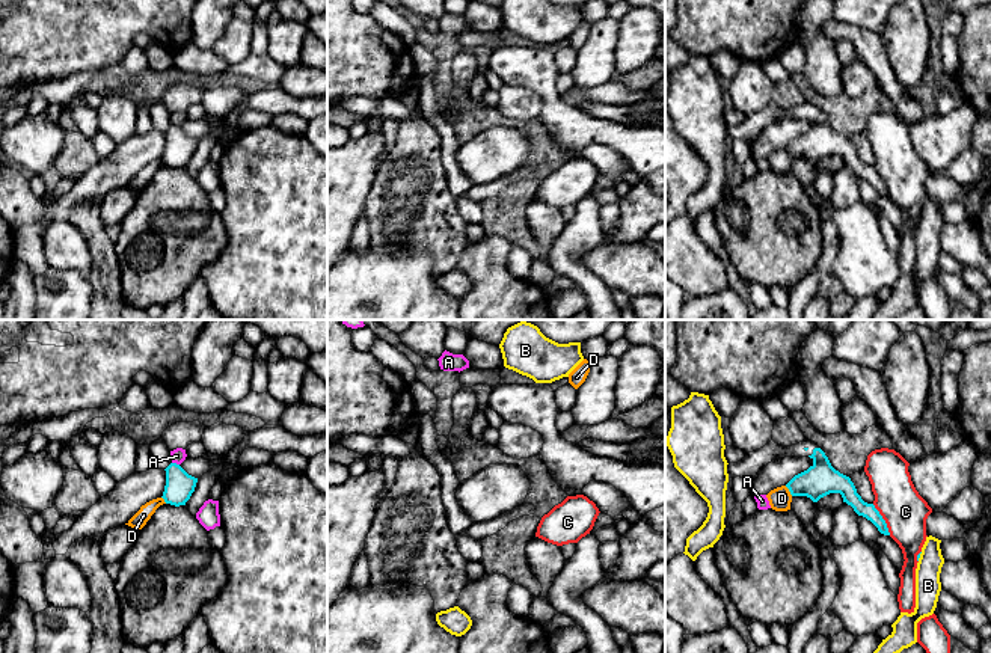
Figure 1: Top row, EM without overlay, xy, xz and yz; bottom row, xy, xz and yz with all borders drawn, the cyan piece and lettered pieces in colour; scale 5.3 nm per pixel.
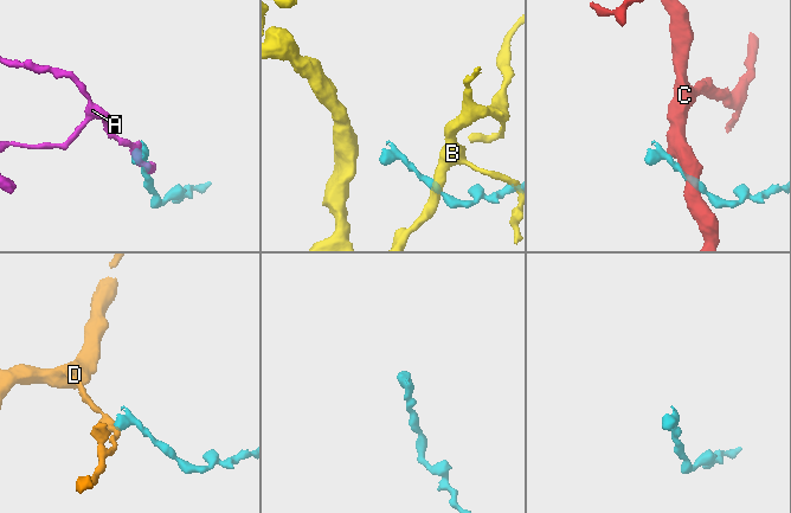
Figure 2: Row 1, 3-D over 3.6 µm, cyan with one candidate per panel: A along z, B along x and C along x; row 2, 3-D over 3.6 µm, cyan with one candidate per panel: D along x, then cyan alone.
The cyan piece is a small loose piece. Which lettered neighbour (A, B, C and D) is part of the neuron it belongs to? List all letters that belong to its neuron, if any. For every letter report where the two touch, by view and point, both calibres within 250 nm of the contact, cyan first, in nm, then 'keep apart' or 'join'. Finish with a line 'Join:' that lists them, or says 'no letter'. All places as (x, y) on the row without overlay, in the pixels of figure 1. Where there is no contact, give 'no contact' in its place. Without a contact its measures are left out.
A: contact xy (175, 125); calibres 150 and 80 nm; keep apart
B: contact yz (919, 219); calibres 20 and 140 nm; keep apart
C: contact yz (883, 181); calibres 90 and 240 nm; keep apart
D: contact yz (789, 153); calibres 180 and 120 nm; keep apart
Join: no letter

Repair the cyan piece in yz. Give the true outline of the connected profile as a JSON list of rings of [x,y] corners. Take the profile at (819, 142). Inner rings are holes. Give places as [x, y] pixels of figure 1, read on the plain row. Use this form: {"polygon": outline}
{"polygon": [[[808,101],[792,109],[781,109],[771,103],[763,110],[745,116],[741,124],[729,125],[727,136],[729,140],[741,139],[751,142],[763,128],[784,119],[810,119],[813,122],[807,133],[795,137],[786,146],[792,158],[807,158],[818,164],[830,155],[840,155],[843,164],[851,167],[858,178],[870,182],[881,196],[890,198],[887,185],[875,167],[864,164],[851,140],[836,133],[825,115]]]}

